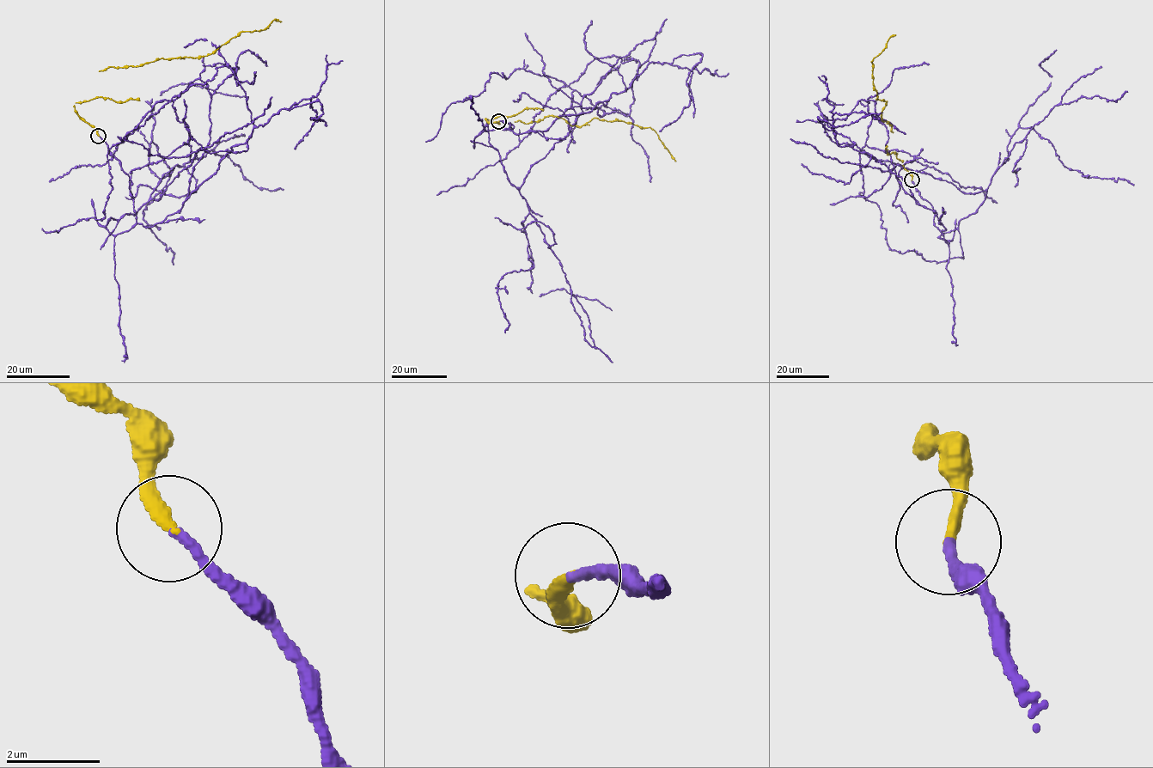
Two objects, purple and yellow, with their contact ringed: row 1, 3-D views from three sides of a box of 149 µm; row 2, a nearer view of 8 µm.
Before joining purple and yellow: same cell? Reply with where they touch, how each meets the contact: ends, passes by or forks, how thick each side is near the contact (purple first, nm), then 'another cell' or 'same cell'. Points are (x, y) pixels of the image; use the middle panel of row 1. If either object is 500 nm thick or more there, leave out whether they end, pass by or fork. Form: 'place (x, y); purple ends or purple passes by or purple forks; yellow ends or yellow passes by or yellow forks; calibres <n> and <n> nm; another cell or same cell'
place (498, 121); purple ends; yellow ends; calibres 200 and 280 nm; same cell

